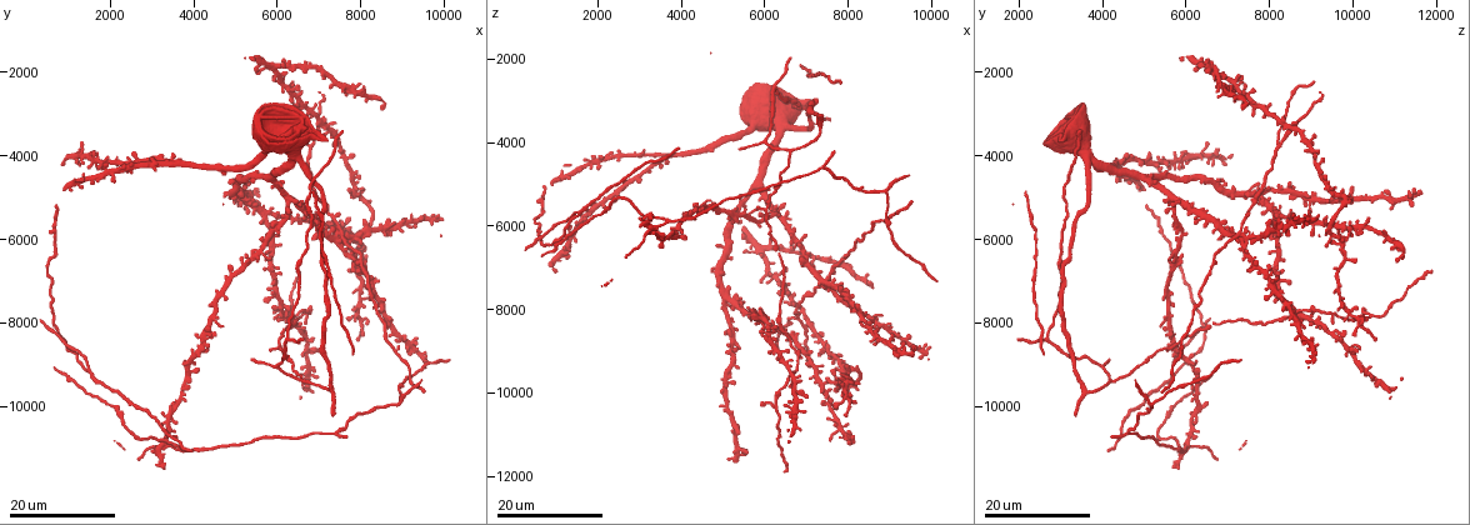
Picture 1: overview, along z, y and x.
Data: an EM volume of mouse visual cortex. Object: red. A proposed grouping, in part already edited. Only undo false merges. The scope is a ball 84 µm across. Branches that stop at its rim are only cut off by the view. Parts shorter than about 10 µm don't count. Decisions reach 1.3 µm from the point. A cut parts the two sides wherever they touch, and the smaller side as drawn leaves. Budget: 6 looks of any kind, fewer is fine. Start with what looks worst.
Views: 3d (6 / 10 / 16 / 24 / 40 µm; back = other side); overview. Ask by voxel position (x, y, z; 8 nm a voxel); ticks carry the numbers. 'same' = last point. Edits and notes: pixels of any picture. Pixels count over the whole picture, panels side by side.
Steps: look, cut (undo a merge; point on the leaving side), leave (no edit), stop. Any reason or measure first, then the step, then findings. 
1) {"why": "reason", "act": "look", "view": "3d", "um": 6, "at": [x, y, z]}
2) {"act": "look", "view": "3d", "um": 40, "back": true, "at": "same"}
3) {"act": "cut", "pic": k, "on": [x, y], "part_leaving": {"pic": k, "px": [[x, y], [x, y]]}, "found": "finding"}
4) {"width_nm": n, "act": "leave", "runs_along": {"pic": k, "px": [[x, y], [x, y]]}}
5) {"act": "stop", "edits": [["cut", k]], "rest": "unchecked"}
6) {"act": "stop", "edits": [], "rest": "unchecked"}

{"why": "a fork", "act": "look", "view": "3d", "um": 16, "at": [3300, 10950, 6000]}

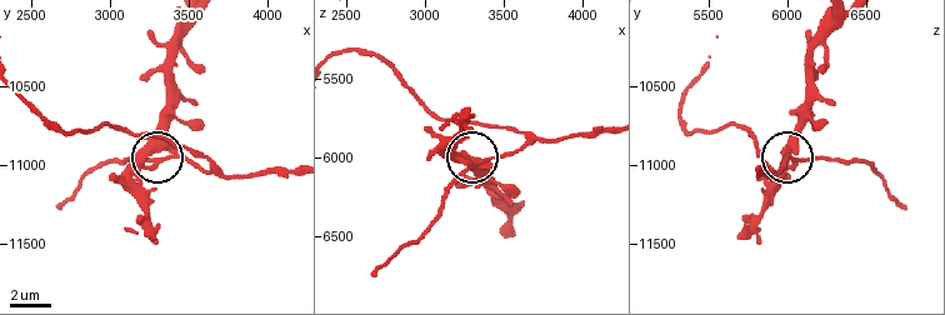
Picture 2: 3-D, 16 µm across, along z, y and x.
{"act": "look", "view": "3d", "um": 6, "at": [3360, 10960, 6020]}

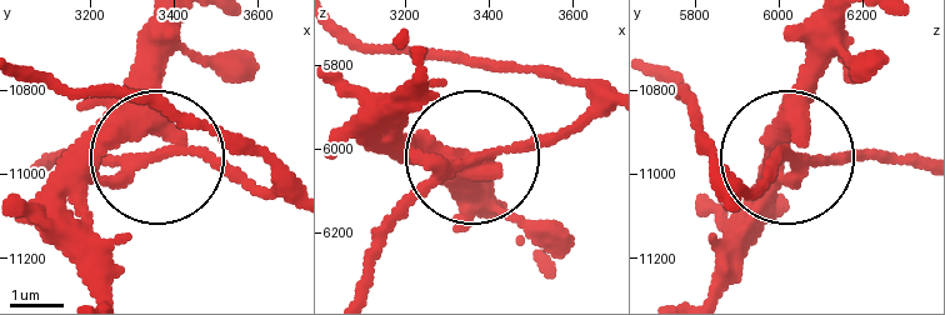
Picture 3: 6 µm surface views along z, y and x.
{"side_arm_um": 17, "act": "leave", "runs_along": {"pic": 3, "px": [[844, 23], [794, 158], [879, 158]]}, "found": "one cell here"}

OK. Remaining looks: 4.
{"why": "a fork", "act": "look", "view": "3d", "um": 24, "at": [7550, 5950, 7200]}

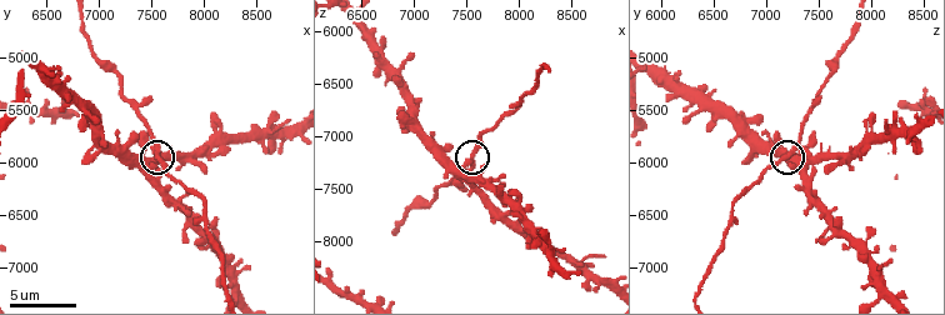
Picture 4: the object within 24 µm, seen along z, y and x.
{"act": "look", "view": "3d", "um": 6, "at": [7540, 5960, 7160]}

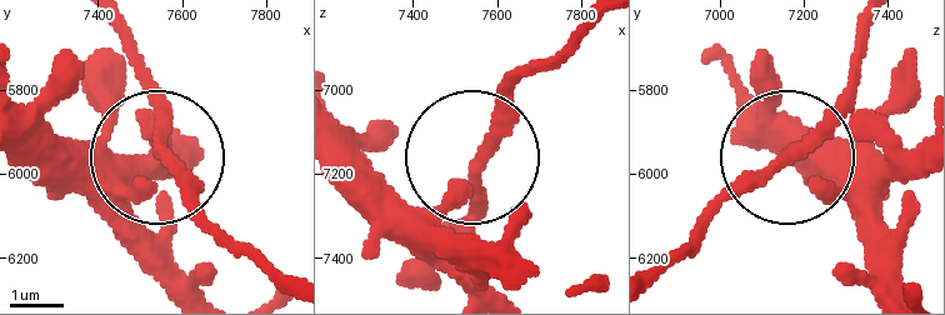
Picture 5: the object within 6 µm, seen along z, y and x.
{"act": "leave", "runs_along": {"pic": 5, "px": [[25, 120], [93, 183], [146, 174], [160, 106], [124, 30]]}, "found": "continuous, no second cell"}

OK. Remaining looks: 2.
{"act": "look", "view": "3d", "um": 24, "at": [6800, 3800, 8200]}

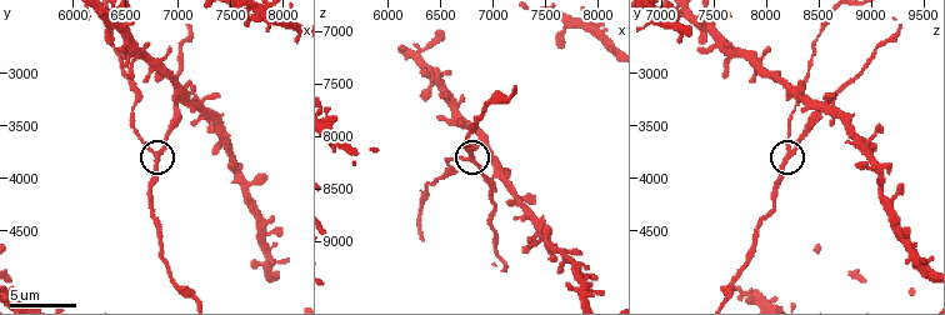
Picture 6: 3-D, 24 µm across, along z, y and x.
{"act": "look", "view": "3d", "um": 10, "at": [6800, 3780, 8200]}

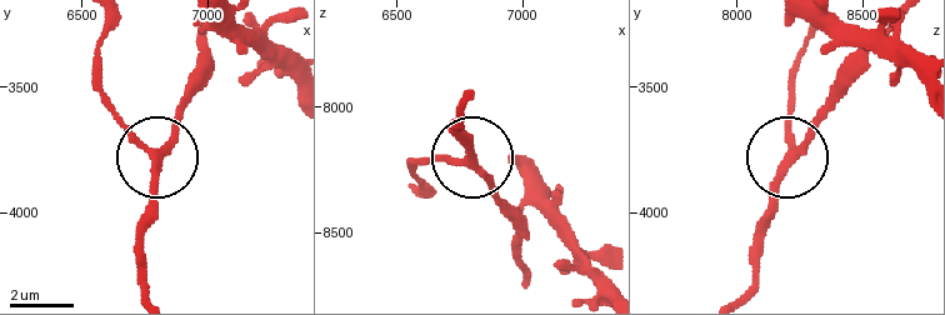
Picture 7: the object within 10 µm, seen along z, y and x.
{"arms": 3, "act": "leave", "runs_along": {"pic": 7, "px": [[149, 289], [144, 233], [151, 176], [179, 111], [198, 90]]}, "found": "continuous, no second cell"}

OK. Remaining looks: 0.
{"act": "stop", "edits": [], "rest": "unchecked"}

